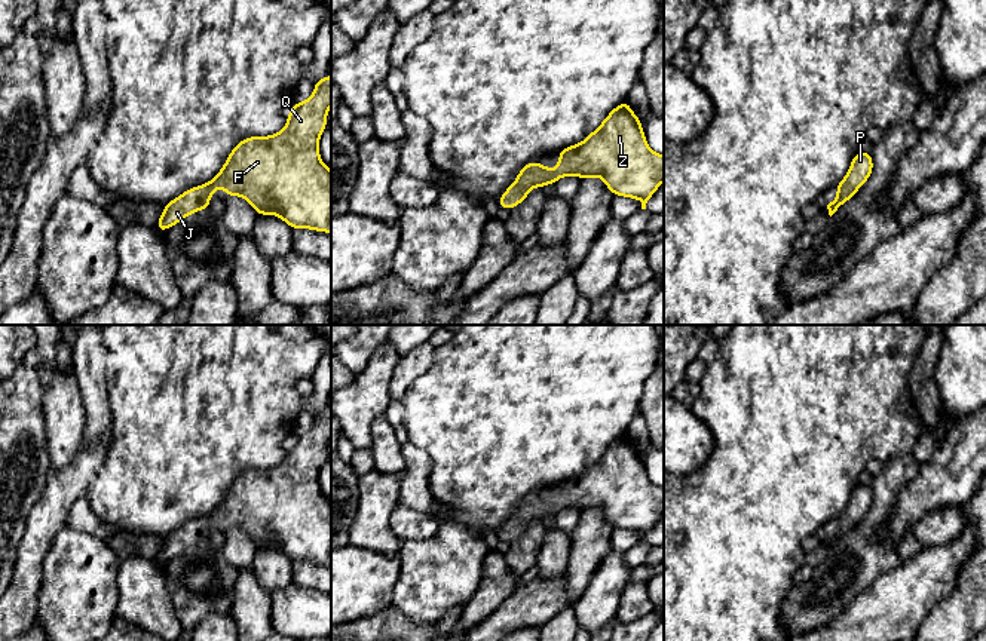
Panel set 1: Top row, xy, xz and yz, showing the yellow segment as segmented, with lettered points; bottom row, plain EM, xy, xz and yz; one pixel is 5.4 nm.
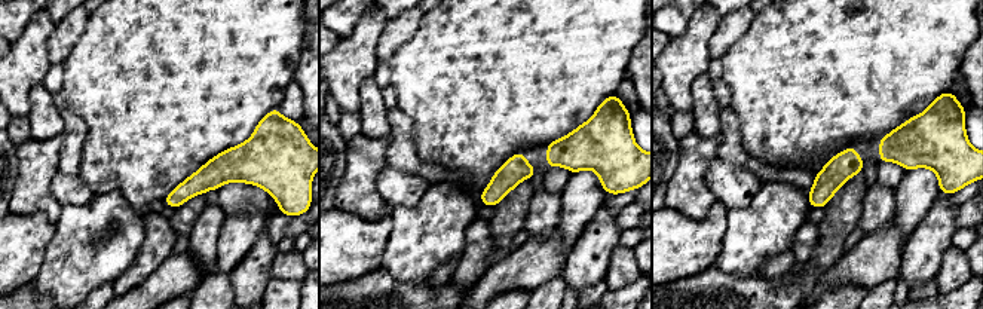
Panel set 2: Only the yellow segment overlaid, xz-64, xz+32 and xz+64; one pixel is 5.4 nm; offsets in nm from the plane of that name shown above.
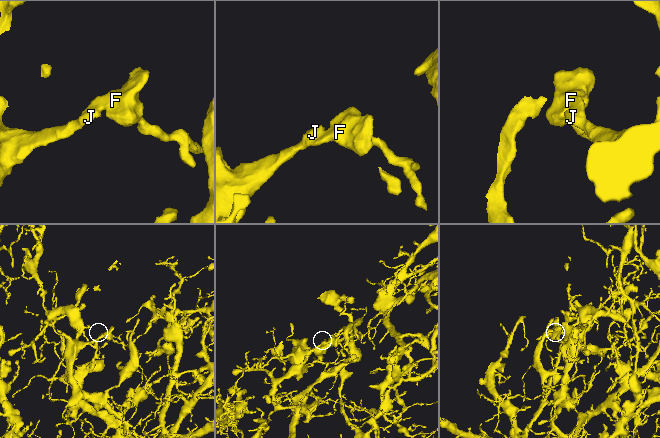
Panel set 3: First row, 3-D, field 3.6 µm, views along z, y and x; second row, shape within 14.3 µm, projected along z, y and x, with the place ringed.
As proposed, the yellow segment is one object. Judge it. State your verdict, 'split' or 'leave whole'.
leave whole

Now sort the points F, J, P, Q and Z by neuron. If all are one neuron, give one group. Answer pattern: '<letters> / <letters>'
F J P Q Z

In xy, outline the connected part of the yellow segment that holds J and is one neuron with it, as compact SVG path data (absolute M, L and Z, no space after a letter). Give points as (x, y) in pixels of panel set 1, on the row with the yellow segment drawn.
M331 76L315 82L313 93L296 102L284 129L275 135L248 137L229 153L221 171L206 184L192 187L163 205L156 229L163 233L187 215L209 208L212 193L223 187L226 197L241 196L257 215L278 215L293 230L310 229L331 234L331 171L319 157L319 137L331 107Z

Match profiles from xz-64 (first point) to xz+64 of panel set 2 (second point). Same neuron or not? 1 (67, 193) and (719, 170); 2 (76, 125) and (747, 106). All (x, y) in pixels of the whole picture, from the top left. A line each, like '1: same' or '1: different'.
1: same
2: different

